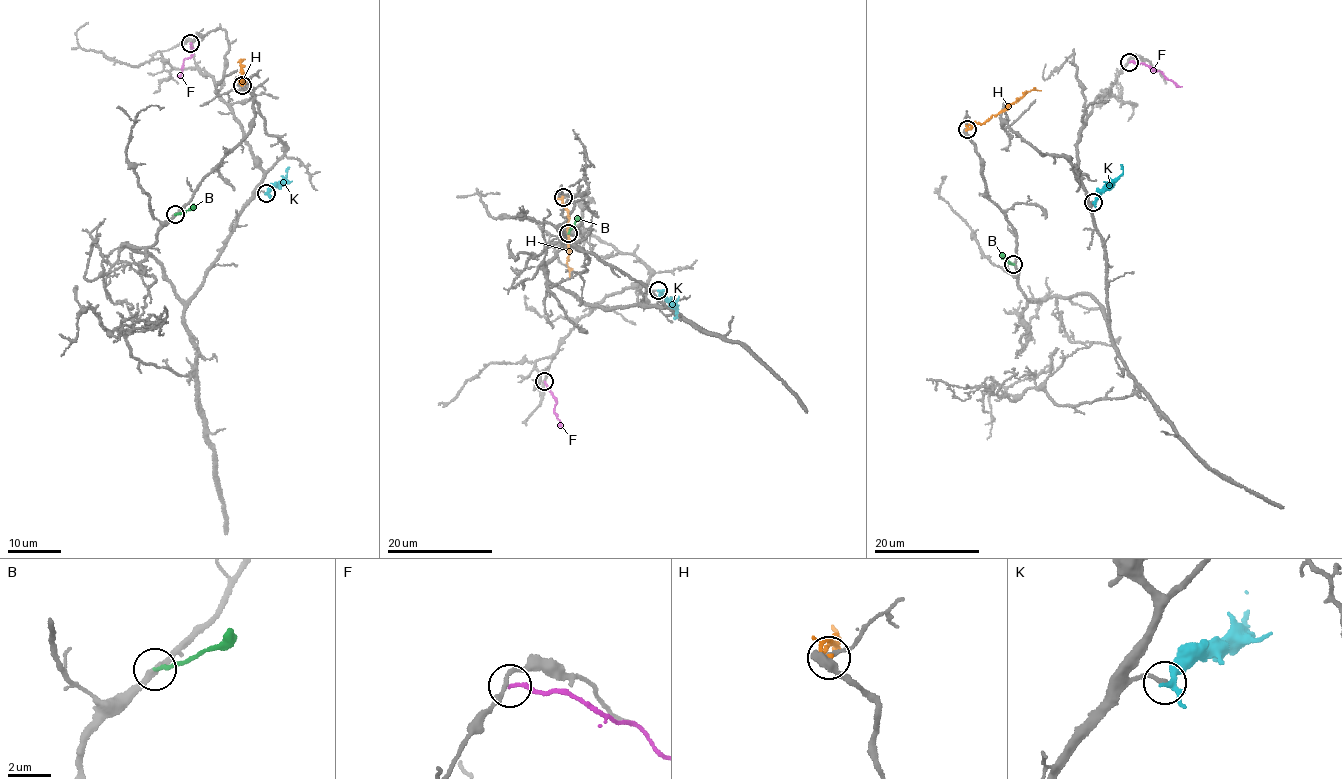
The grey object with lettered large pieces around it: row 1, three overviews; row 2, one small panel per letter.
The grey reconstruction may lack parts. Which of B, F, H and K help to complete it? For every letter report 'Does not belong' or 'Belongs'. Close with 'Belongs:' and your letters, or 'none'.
B: Does not belong
F: Does not belong
H: Does not belong
K: Does not belong
Belongs: none

